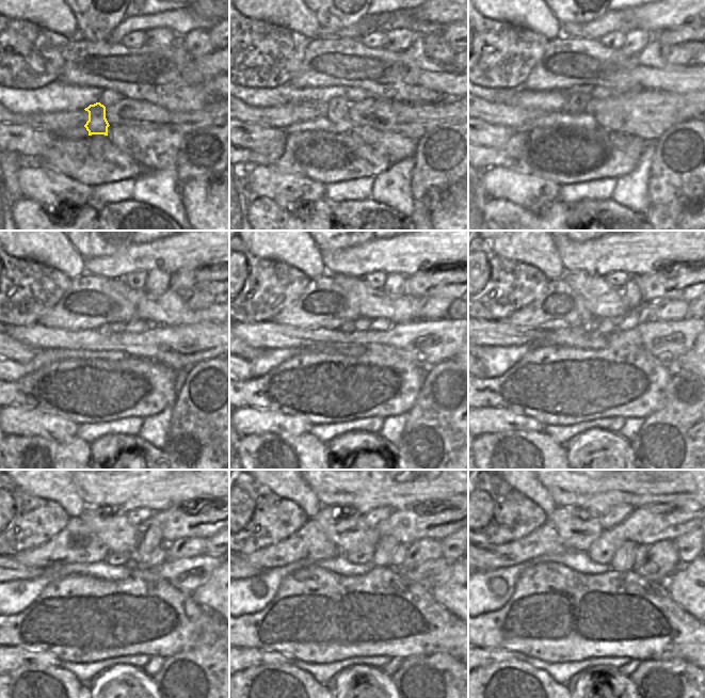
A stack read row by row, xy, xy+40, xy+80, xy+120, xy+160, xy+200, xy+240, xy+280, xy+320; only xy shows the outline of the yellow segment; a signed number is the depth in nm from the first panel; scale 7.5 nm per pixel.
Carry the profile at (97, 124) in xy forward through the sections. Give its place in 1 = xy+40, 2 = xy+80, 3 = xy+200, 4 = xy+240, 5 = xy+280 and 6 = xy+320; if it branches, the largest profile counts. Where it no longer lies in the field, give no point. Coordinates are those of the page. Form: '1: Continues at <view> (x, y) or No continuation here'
1: Continues at xy+40 (337, 110)
2: Continues at xy+80 (576, 101)
3: Continues at xy+200 (590, 326)
4: Continues at xy+240 (113, 558)
5: Continues at xy+280 (437, 522)
6: Continues at xy+320 (645, 525).

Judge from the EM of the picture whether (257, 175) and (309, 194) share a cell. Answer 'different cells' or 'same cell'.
same cell

